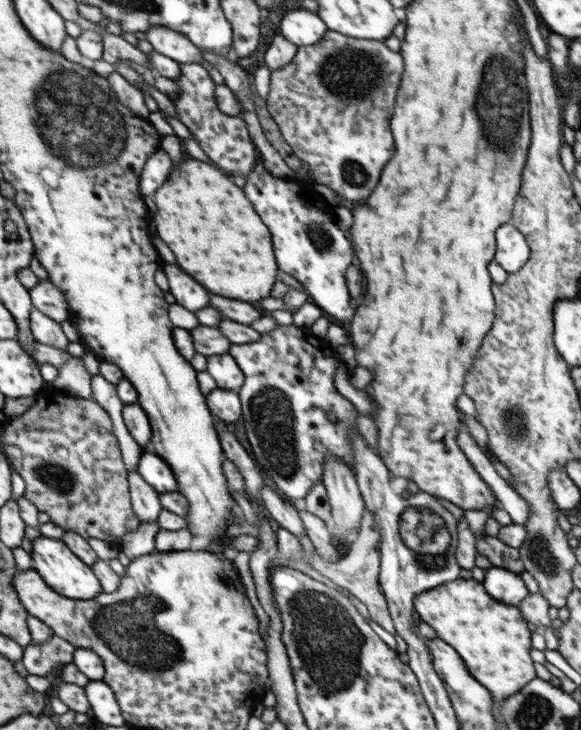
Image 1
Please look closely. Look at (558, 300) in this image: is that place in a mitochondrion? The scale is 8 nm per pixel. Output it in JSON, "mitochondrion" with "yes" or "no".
{"mitochondrion":"no"}

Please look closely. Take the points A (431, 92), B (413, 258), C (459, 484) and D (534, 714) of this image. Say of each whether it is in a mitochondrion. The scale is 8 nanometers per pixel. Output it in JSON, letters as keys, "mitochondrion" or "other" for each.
{"A":"other","B":"other","C":"other","D":"mitochondrion"}

